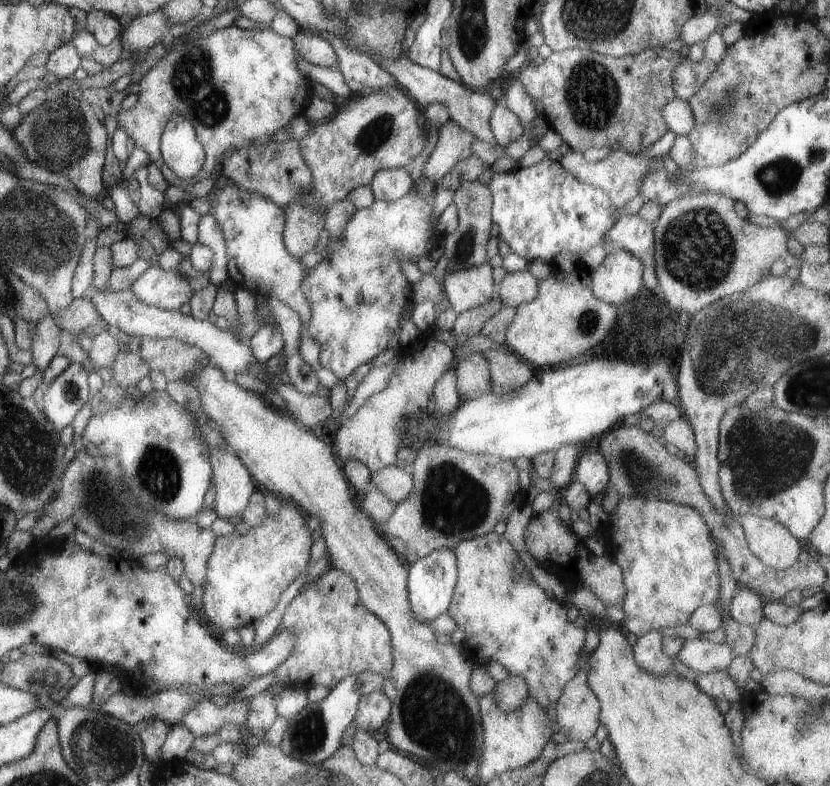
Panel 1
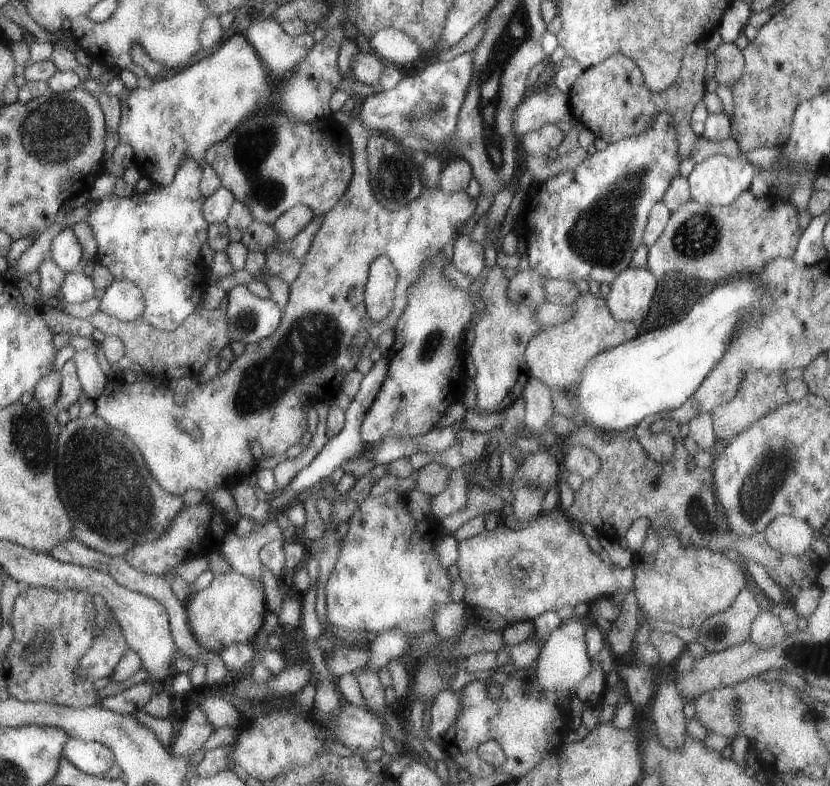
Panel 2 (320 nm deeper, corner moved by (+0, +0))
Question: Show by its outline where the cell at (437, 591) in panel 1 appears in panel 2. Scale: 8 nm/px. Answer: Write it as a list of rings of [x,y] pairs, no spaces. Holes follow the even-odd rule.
[[[393,629],[383,631],[382,633],[377,633],[375,640],[373,640],[373,643],[368,644],[369,658],[364,662],[364,664],[359,669],[353,672],[354,676],[356,676],[356,672],[360,671],[361,669],[375,669],[377,671],[382,666],[385,666],[389,661],[398,660],[398,658],[401,655],[409,655],[409,653],[406,652],[406,650],[408,649],[407,639],[410,640],[411,637],[413,637],[413,635],[406,635],[406,634],[403,634],[403,631],[393,630]]]

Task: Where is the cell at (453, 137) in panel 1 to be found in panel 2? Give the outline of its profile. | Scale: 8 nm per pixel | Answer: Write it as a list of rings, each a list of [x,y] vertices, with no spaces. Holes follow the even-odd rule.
[[[531,89],[513,109],[512,133],[519,139],[525,133],[544,124],[555,125],[559,120],[570,121],[571,118],[572,110],[567,93],[558,90],[548,94]]]

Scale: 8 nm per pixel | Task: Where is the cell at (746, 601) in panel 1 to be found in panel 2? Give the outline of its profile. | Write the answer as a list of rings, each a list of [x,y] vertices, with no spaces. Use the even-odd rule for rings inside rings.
[[[759,611],[752,620],[748,639],[758,647],[770,647],[780,643],[787,636],[777,613]]]

